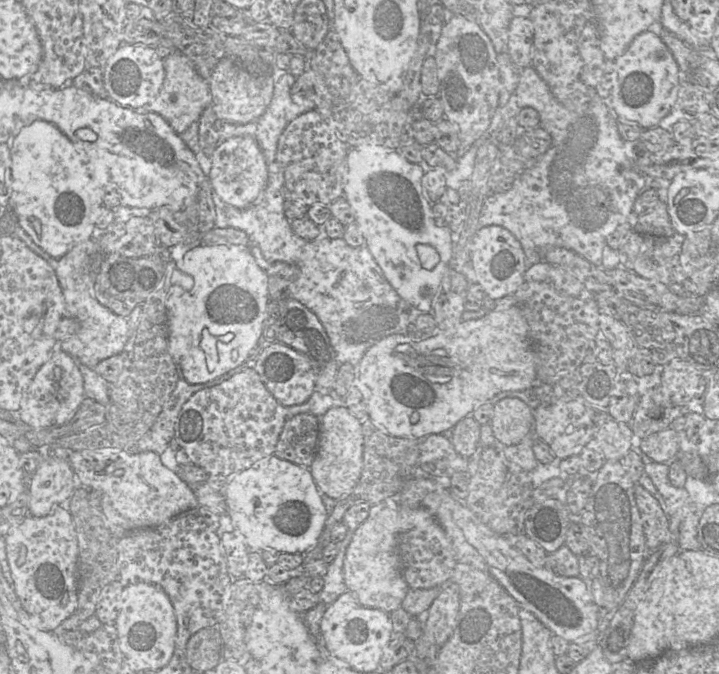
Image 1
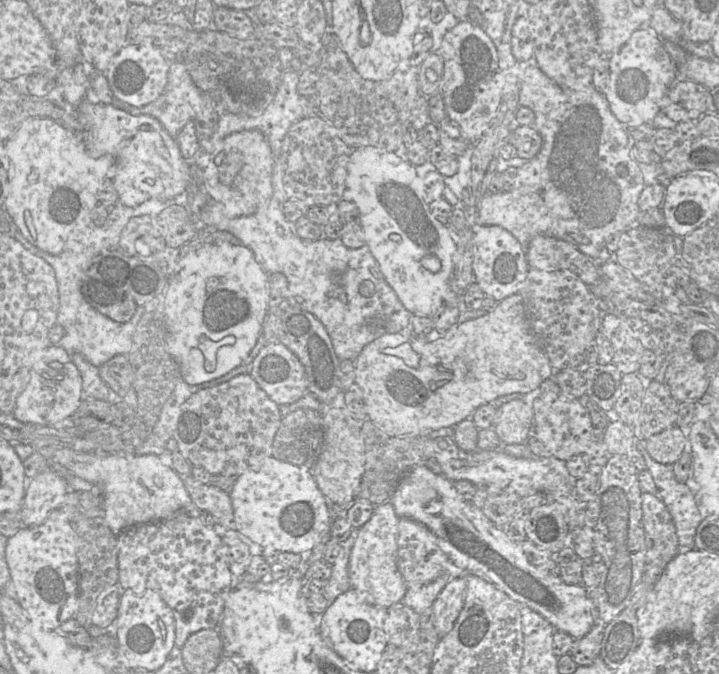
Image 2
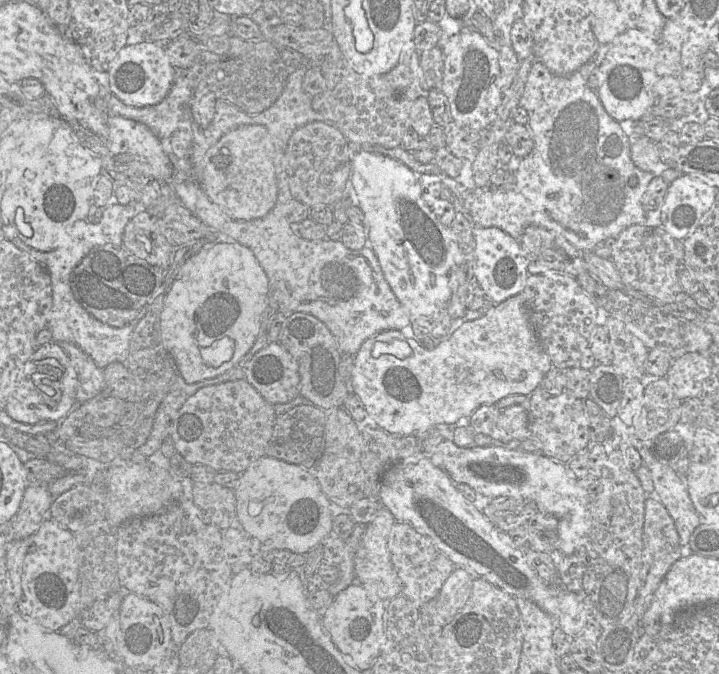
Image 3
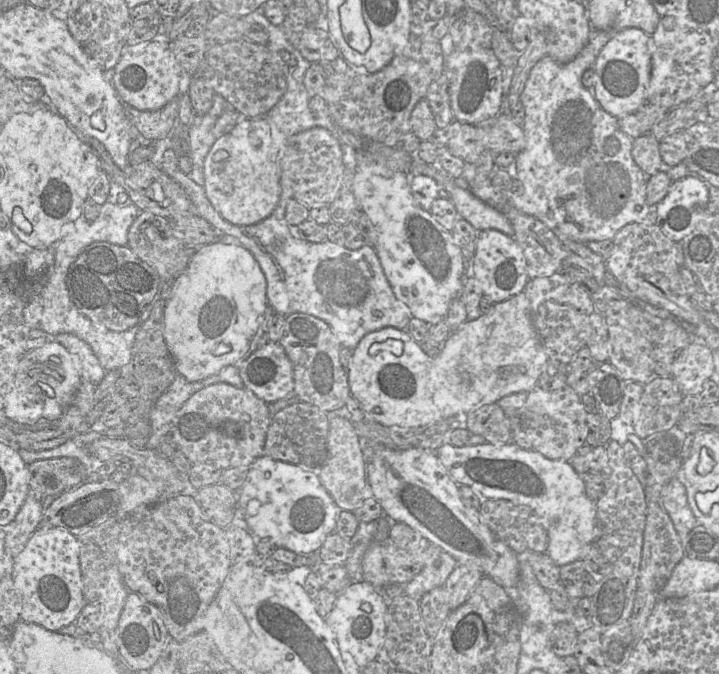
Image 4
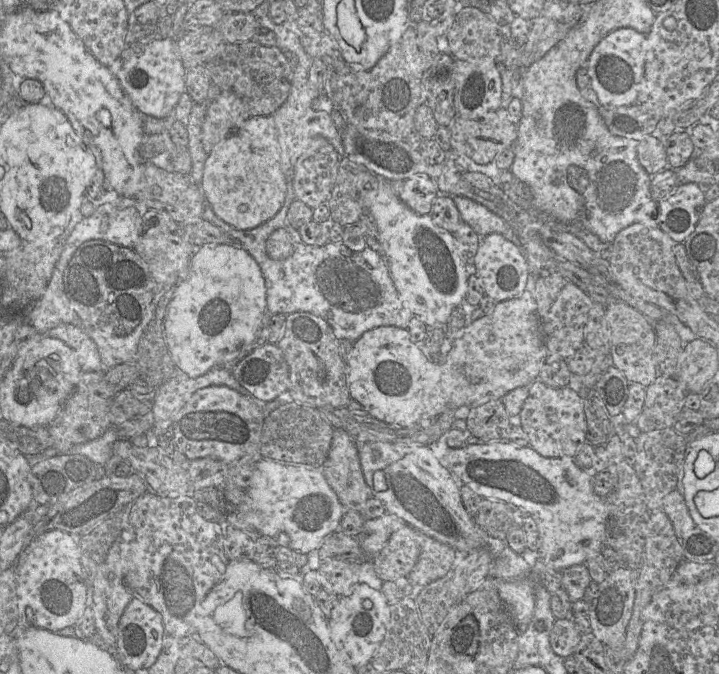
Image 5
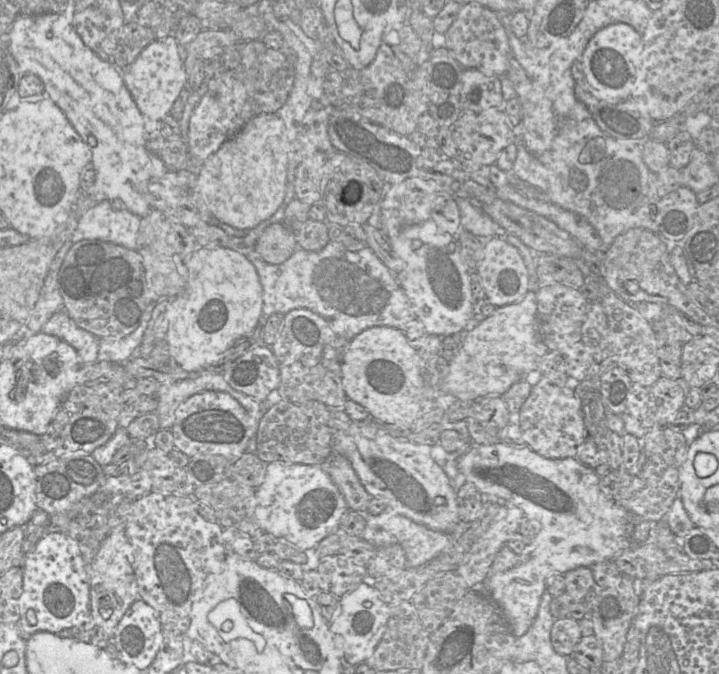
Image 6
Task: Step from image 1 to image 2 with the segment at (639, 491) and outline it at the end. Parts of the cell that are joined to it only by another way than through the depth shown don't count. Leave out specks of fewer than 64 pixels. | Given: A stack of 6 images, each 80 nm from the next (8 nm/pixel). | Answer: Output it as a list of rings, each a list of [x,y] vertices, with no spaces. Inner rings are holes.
[[[643,492],[642,510],[646,542],[642,581],[652,588],[667,564],[679,553],[679,543],[673,519],[661,499]]]

